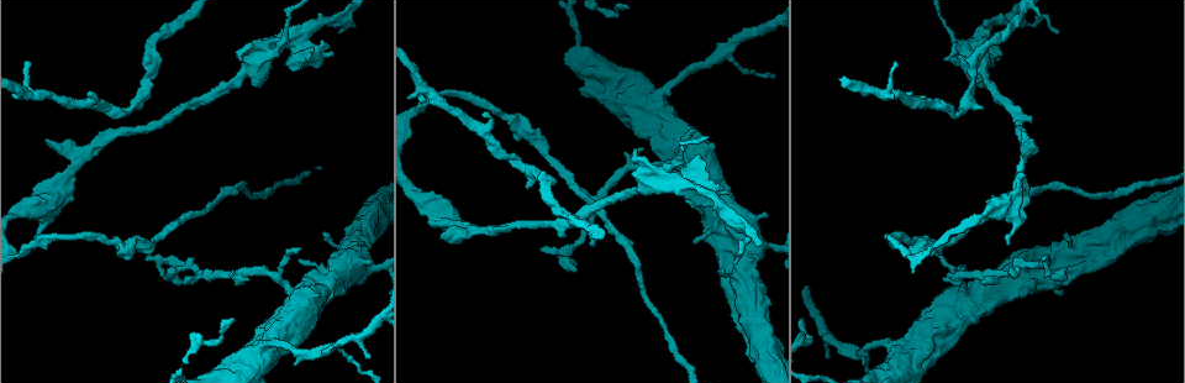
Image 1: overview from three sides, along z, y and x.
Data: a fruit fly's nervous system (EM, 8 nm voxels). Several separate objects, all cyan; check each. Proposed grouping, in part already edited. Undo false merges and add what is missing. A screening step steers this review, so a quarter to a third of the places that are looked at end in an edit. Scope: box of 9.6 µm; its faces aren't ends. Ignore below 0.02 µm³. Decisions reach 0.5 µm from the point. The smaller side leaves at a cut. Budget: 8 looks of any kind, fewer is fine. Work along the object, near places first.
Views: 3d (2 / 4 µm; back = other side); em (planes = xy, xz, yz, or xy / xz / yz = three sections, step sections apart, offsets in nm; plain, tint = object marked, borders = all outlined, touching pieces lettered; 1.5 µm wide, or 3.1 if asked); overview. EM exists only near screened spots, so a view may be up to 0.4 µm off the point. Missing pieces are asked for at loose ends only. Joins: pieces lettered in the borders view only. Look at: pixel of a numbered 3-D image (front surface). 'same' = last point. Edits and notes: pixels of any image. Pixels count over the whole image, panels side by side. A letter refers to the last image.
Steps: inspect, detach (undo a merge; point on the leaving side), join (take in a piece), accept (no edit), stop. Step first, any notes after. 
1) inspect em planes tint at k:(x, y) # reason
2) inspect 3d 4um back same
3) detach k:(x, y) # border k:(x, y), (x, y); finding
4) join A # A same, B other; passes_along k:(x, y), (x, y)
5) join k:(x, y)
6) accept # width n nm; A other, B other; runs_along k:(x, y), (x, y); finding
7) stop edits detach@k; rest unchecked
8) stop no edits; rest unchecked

inspect 3d 2um at 1:(542, 250)

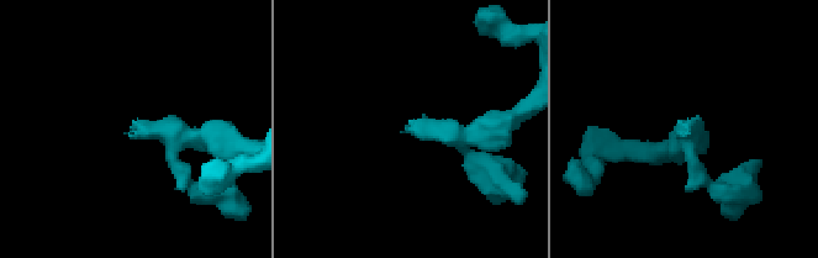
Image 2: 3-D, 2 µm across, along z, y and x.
inspect em planes borders at 2:(124, 134) # need the tissue

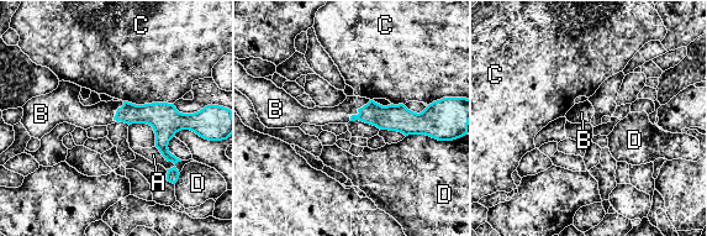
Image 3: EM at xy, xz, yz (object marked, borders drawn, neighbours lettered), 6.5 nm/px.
join B # longest_contact C 320 nm; A other, B same, C other, D other; the neuron continues

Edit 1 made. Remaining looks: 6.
inspect em xz step 8 tint at 1:(542, 177) # narrows sharply

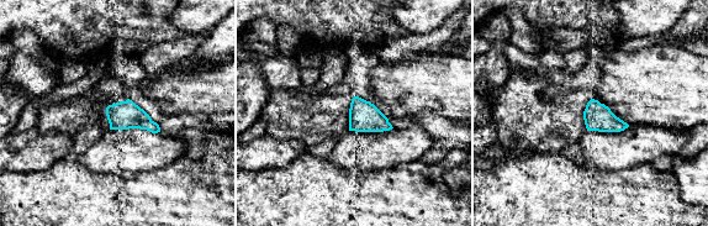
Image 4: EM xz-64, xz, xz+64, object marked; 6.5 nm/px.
inspect em planes tint same # another direction

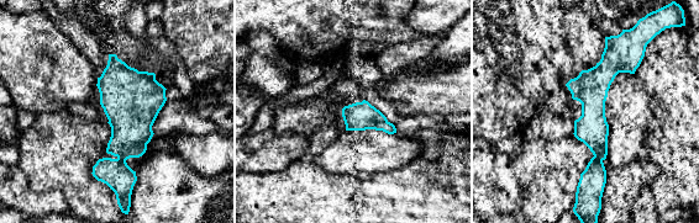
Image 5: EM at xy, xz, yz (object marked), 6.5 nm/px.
inspect em planes borders same # what lies round it

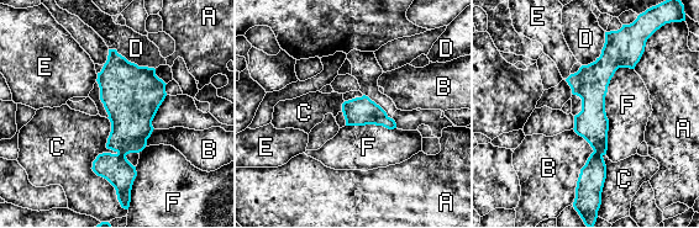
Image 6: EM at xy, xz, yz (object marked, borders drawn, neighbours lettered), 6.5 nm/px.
accept # A other, B other, C other, D other, E other, F other; border 6:(108, 117), (92, 169), (117, 195); continuous, no second neuron

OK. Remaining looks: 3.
inspect em planes borders at 1:(982, 64) # thick turns thin

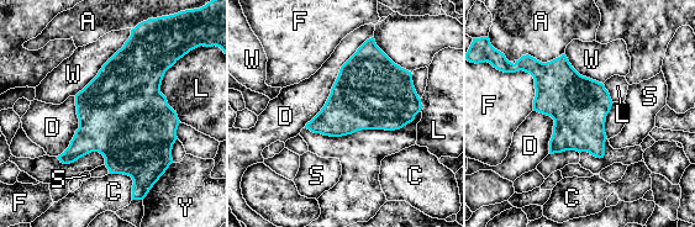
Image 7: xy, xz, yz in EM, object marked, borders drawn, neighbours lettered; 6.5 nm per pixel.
accept # A other, C other, D other, F other, L other, S other, W other, Y other; all the same neuron

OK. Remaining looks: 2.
stop edits join@3; rest unchecked

